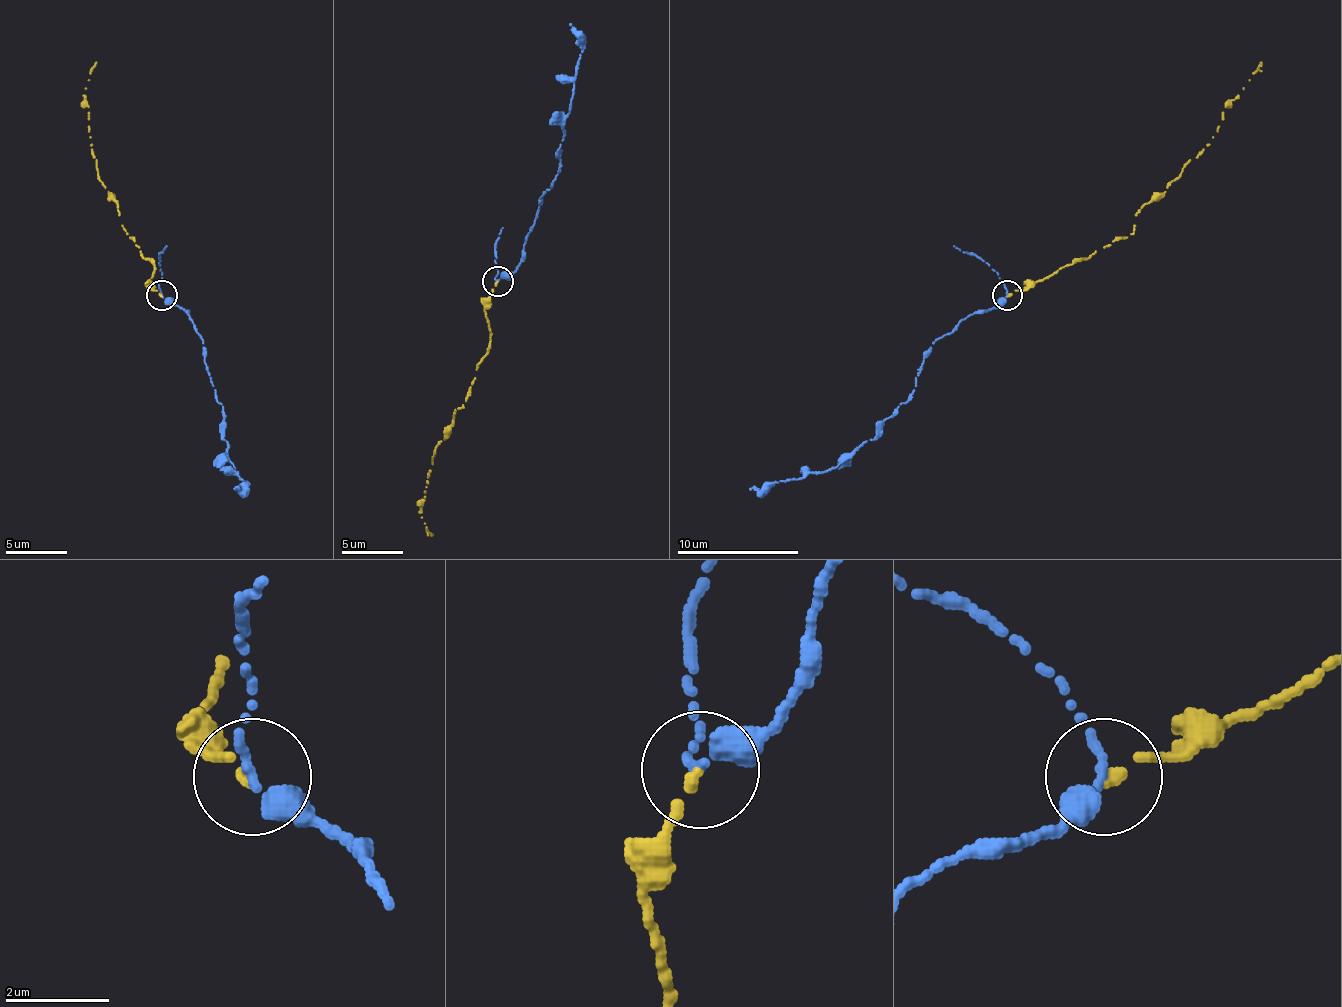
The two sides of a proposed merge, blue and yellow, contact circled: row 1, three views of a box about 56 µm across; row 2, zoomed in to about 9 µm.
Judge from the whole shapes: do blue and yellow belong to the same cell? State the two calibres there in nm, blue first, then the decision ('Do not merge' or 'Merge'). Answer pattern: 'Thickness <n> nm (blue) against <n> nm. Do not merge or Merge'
Thickness 220 nm (blue) against 190 nm. Merge

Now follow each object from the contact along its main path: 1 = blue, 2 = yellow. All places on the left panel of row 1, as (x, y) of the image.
1: (162, 294), (190, 315), (202, 340), (214, 392), (223, 407), (226, 459), (245, 483), (233, 489)
2: (162, 297), (150, 282), (153, 264), (123, 230), (114, 196), (98, 181), (86, 105), (95, 62)

